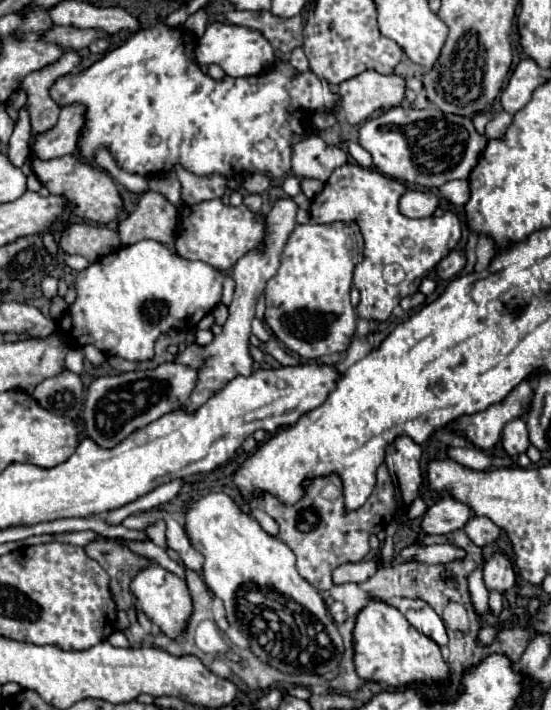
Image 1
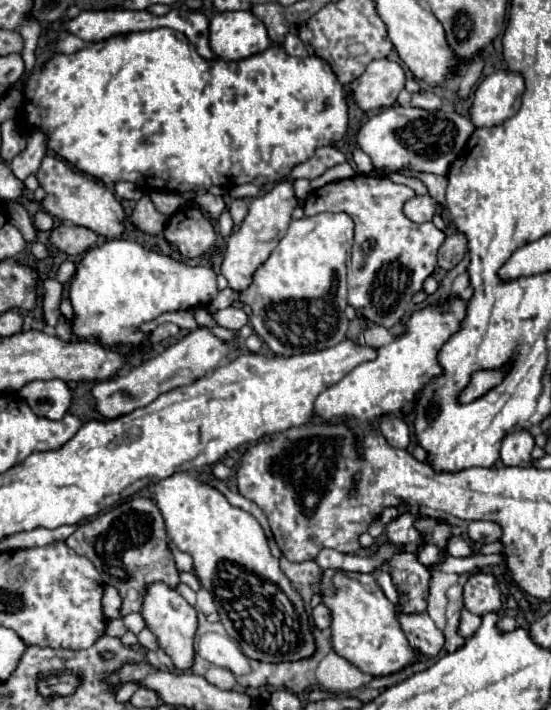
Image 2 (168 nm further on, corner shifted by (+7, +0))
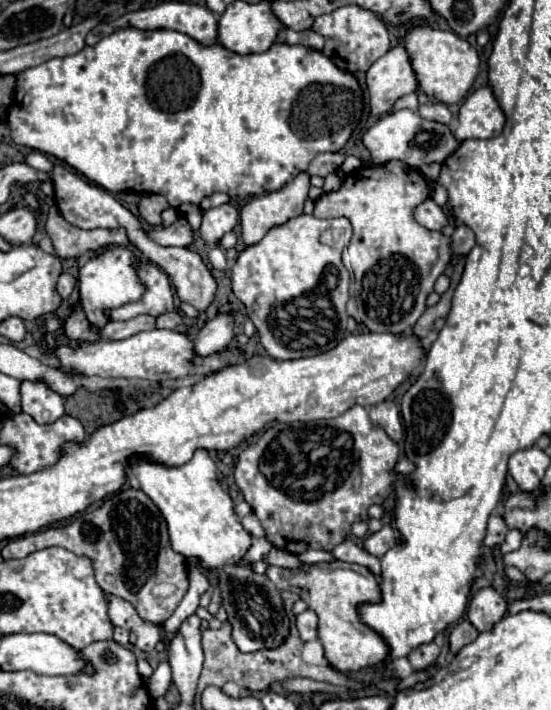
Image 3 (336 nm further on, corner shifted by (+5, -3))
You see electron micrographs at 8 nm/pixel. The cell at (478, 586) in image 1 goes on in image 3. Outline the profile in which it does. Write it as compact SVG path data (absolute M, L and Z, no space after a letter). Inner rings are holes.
M460 621L458 625L454 625L452 633L450 633L450 653L456 655L464 645L472 643L478 637L478 631L470 625L470 621Z

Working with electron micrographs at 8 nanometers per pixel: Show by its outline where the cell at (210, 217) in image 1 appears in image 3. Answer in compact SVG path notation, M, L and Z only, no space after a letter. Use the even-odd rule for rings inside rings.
M178 217L176 223L170 227L154 227L150 233L150 239L162 247L188 247L194 241L194 233L190 231L190 225L184 217Z

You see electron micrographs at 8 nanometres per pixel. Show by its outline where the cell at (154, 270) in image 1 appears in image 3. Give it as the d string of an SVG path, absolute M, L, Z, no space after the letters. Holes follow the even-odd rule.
M106 247L80 269L80 305L94 325L108 323L108 317L104 315L106 309L114 309L142 297L142 285L132 267L134 261L136 257L128 247Z

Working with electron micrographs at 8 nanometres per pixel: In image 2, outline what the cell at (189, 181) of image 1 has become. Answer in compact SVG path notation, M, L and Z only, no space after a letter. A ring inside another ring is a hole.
M198 190L194 202L202 208L202 212L208 212L210 218L218 218L220 212L226 208L222 196L214 196L214 194L210 194L208 190Z

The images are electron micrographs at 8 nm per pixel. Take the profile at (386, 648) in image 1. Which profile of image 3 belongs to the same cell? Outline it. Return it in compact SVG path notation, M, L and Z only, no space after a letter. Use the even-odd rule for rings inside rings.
M304 565L282 575L280 569L268 567L264 575L270 577L278 589L282 591L290 589L298 593L298 597L306 601L308 609L312 609L318 615L318 639L322 641L324 657L328 659L332 669L340 673L358 671L364 667L374 667L386 659L388 645L384 643L384 639L370 627L362 625L362 621L358 621L356 605L362 601L378 601L378 581L368 569L360 565L338 567L338 569Z

